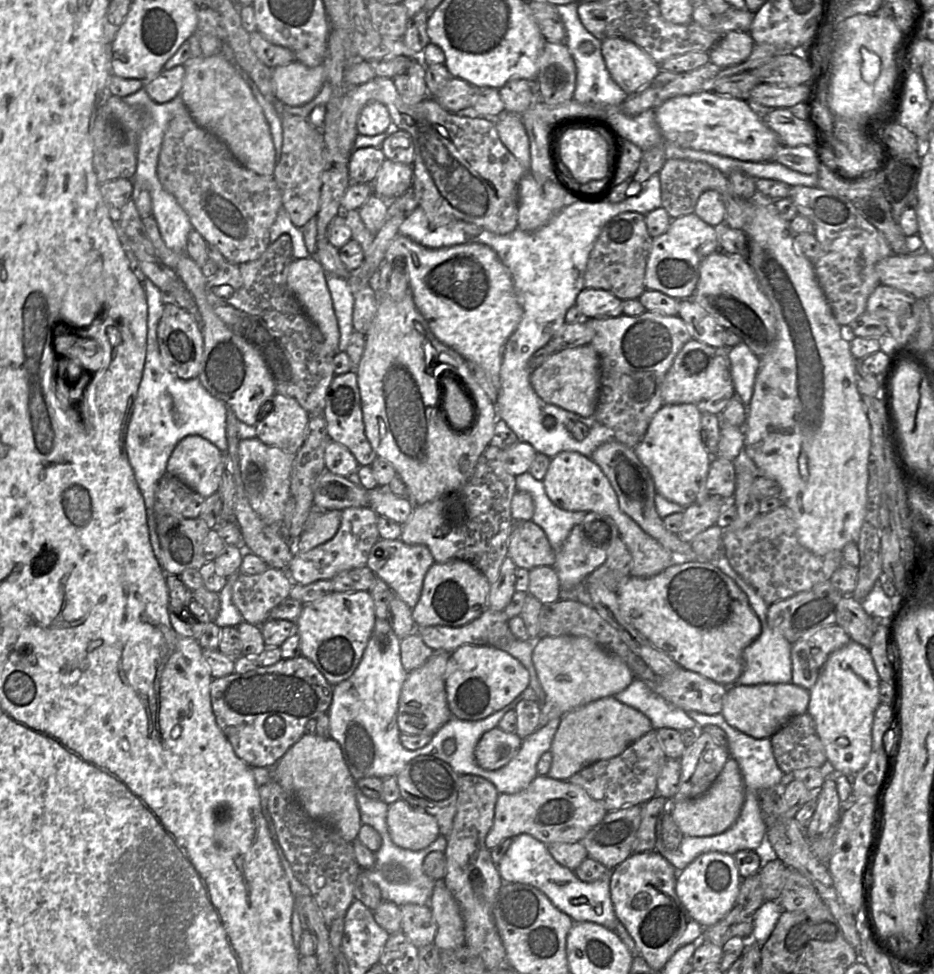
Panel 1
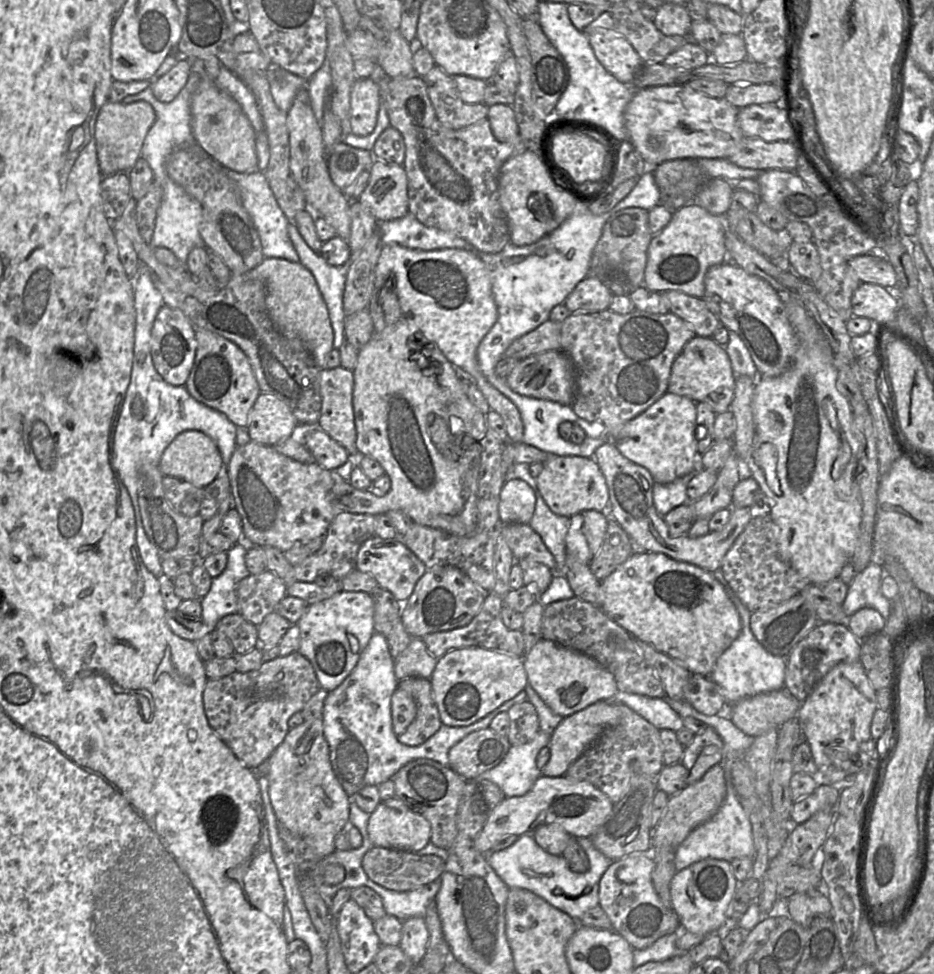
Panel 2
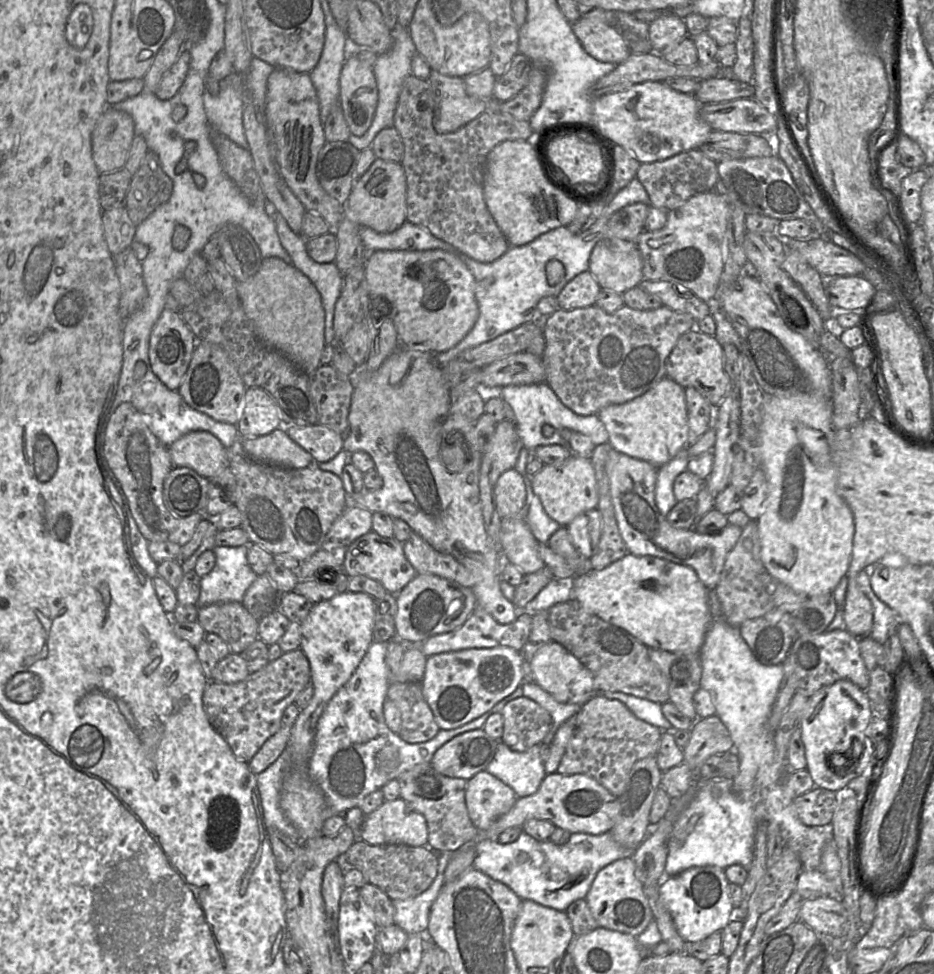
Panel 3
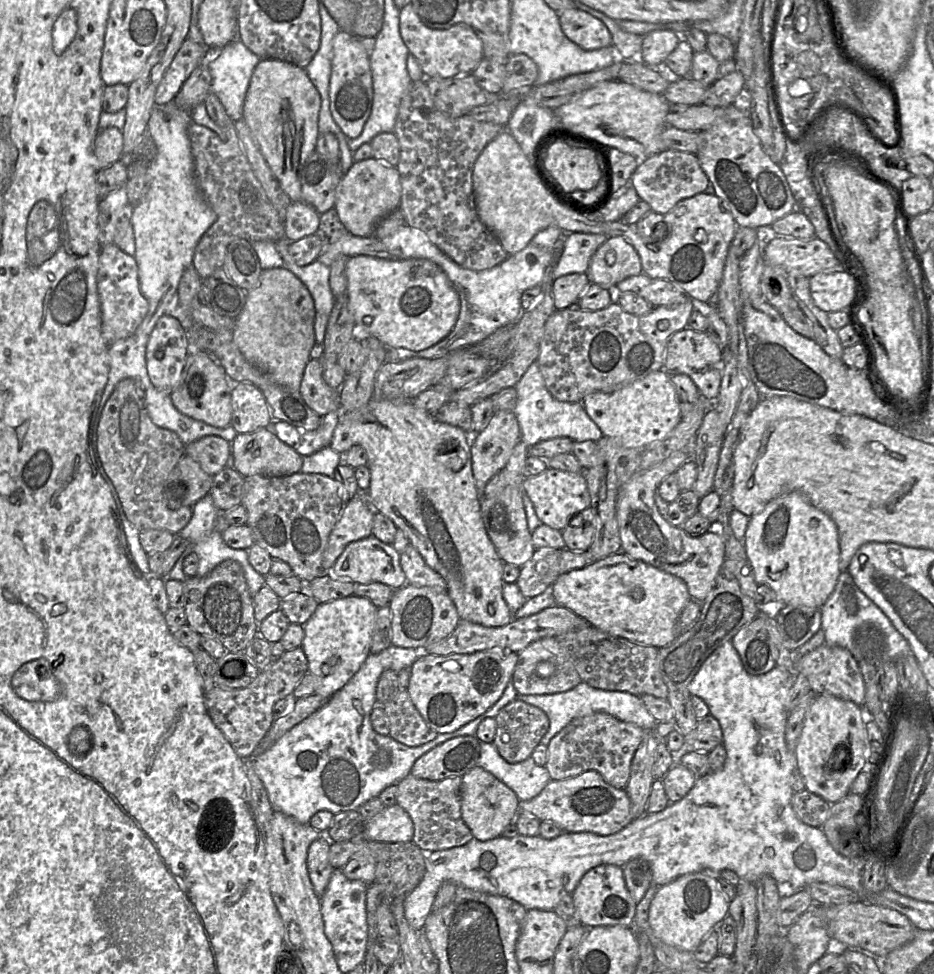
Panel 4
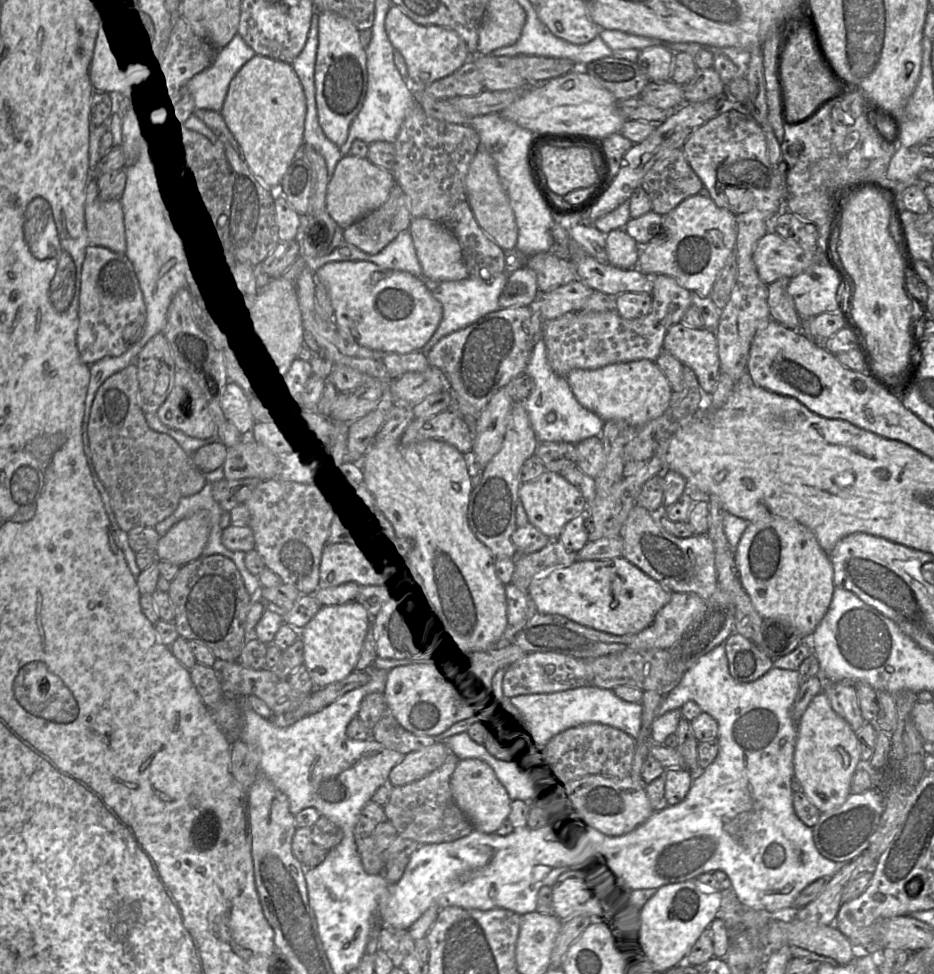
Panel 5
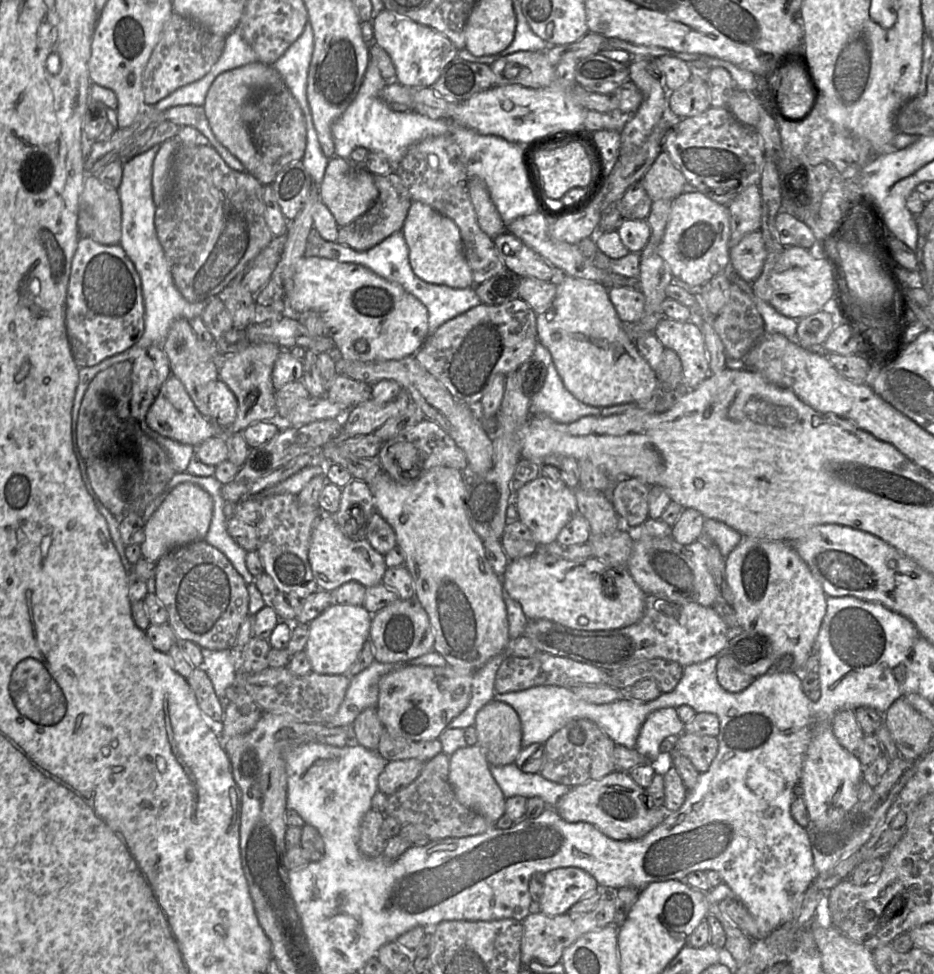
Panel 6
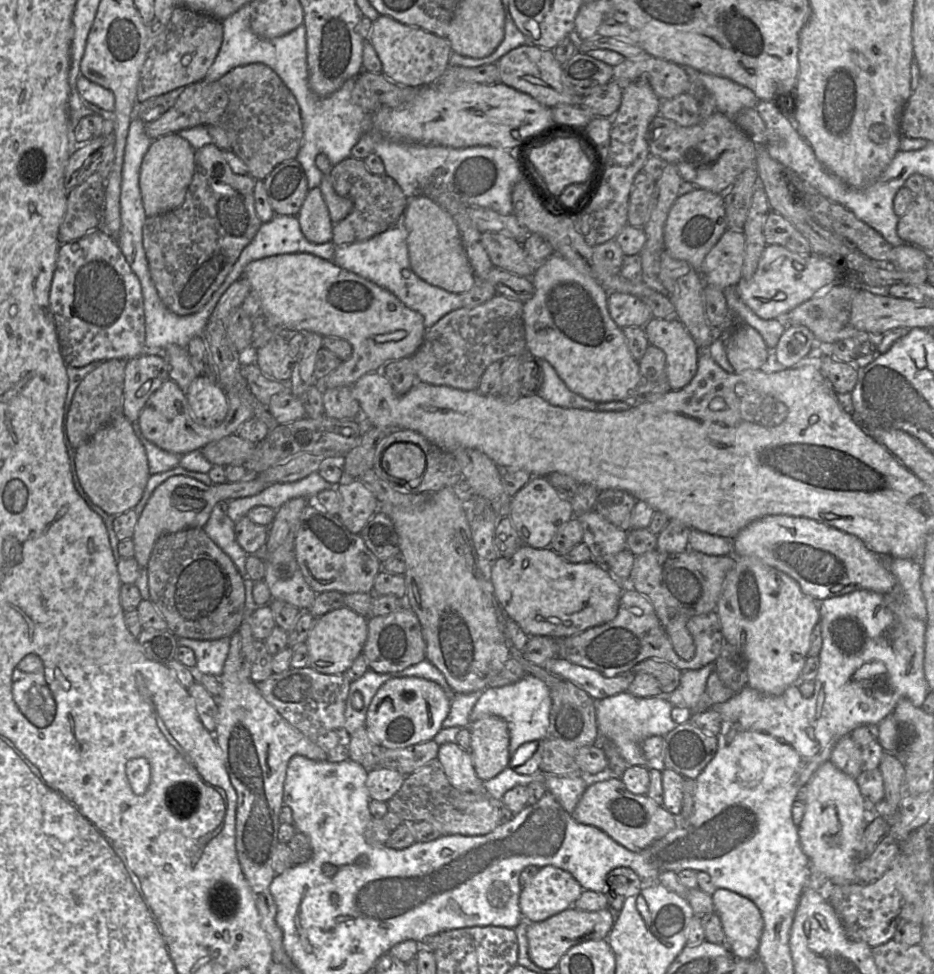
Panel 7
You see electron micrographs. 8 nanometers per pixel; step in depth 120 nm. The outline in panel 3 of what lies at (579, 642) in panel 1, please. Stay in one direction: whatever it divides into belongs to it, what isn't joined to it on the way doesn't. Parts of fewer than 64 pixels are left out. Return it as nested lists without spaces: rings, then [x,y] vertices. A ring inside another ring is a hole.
[[[554,641],[536,651],[529,665],[529,674],[532,682],[560,703],[584,705],[598,693],[591,672],[565,647]]]

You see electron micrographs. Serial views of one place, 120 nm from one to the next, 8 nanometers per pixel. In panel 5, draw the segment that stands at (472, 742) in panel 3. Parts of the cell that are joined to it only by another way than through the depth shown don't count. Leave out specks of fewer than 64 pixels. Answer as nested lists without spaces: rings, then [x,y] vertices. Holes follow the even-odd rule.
[[[436,743],[405,755],[391,770],[388,784],[392,787],[403,786],[426,777],[444,763],[449,752],[445,743]]]

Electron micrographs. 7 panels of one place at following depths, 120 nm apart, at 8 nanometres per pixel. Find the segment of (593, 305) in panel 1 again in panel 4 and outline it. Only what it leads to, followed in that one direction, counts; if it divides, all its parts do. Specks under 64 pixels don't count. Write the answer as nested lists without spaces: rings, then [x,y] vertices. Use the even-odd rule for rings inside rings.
[[[571,273],[555,279],[551,285],[555,310],[575,306],[590,284],[587,273]]]

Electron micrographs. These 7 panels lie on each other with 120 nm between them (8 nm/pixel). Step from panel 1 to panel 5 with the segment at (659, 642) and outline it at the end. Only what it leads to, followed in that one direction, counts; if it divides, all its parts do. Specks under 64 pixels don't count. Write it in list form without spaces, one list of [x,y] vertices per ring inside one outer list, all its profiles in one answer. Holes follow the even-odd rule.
[[[622,556],[548,568],[532,579],[526,594],[536,612],[561,615],[613,635],[627,635],[647,628],[659,610],[670,601],[672,592]]]

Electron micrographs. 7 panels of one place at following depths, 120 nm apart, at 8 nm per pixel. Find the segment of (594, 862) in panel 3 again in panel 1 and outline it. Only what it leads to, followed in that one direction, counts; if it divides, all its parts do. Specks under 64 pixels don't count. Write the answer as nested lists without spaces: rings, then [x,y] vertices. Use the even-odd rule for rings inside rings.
[[[520,834],[513,838],[512,844],[497,868],[503,882],[521,883],[537,888],[550,899],[555,907],[567,914],[574,923],[593,922],[612,931],[615,929],[615,923],[618,919],[610,895],[611,872],[595,882],[583,882],[573,871],[554,860],[547,845],[528,834]]]

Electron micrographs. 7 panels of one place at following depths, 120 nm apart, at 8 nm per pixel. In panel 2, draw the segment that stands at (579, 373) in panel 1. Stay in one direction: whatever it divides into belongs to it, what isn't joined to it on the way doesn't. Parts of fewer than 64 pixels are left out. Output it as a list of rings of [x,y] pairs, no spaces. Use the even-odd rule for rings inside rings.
[[[561,350],[546,351],[519,361],[505,382],[511,390],[526,397],[549,400],[565,406],[571,406],[574,400],[574,370],[569,358]]]

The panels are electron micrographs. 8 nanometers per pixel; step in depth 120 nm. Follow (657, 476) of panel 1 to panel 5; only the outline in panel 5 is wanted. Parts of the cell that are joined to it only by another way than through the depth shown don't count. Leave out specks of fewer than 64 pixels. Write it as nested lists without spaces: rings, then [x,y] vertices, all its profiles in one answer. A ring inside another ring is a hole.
[[[650,360],[615,363],[595,370],[574,369],[566,376],[577,401],[603,421],[620,420],[641,426],[661,417],[668,408],[673,390],[659,366]]]

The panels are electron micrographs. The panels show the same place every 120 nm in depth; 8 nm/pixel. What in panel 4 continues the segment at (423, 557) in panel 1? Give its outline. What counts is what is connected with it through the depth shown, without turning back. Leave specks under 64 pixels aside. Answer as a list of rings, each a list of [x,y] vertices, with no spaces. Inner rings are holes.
[[[370,535],[367,538],[349,543],[328,574],[337,579],[350,580],[353,583],[379,582],[392,589],[398,589],[407,584],[407,578],[400,565],[400,555],[392,544],[386,544]]]

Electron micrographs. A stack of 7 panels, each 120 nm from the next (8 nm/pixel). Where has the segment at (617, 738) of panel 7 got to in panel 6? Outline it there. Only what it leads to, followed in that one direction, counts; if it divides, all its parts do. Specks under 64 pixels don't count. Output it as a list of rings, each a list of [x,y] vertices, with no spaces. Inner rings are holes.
[[[676,708],[658,709],[646,718],[641,726],[635,749],[645,756],[656,770],[662,761],[660,744],[668,736],[684,732],[684,723]]]

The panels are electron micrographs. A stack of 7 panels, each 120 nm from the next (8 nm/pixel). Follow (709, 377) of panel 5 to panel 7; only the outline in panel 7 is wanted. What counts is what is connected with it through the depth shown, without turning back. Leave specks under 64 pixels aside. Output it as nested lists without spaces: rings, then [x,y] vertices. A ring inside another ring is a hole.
[[[652,317],[643,329],[650,345],[665,353],[671,390],[688,385],[697,372],[699,347],[681,321]]]

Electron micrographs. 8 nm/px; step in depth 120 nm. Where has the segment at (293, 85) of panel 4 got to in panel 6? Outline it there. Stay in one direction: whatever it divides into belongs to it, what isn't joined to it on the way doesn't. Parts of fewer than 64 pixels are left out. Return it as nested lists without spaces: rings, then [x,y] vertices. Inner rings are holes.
[[[258,60],[219,74],[206,94],[203,108],[213,134],[226,149],[241,161],[245,170],[250,174],[253,174],[259,164],[259,155],[251,136],[250,127],[242,118],[241,110],[244,105],[259,94],[269,91],[281,91],[285,86],[281,75],[272,65],[267,65]]]

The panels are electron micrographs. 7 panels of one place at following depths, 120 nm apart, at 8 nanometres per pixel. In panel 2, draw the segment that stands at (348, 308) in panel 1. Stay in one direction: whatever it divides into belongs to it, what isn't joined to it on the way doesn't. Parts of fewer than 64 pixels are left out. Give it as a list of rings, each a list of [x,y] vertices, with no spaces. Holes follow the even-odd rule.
[[[289,223],[288,236],[299,256],[299,262],[314,276],[319,291],[327,305],[329,318],[334,332],[334,348],[338,349],[345,339],[346,315],[343,309],[347,265],[328,264],[317,252],[314,252],[302,238],[294,224]]]

